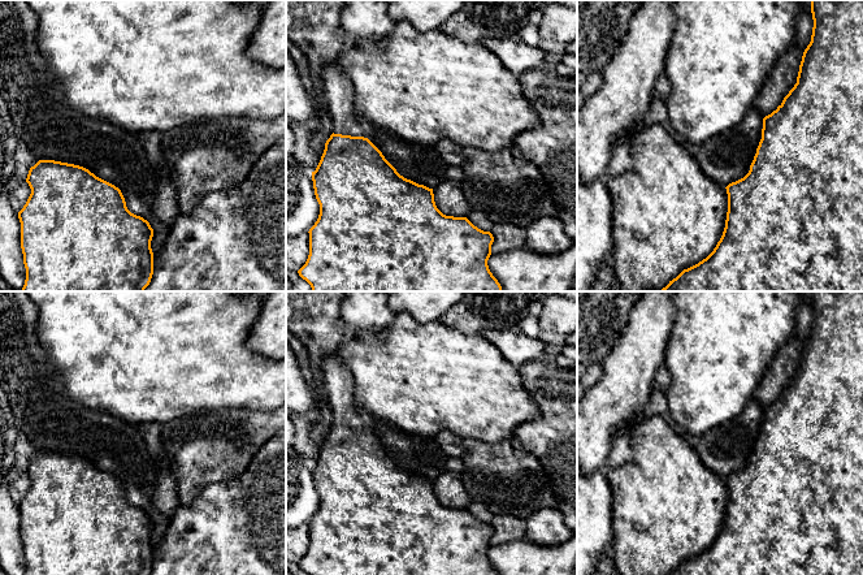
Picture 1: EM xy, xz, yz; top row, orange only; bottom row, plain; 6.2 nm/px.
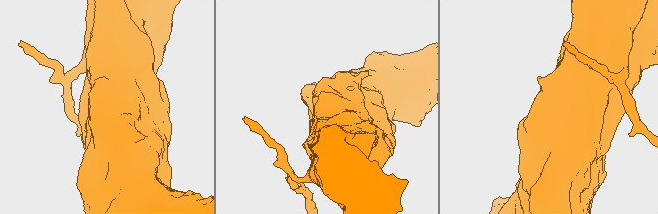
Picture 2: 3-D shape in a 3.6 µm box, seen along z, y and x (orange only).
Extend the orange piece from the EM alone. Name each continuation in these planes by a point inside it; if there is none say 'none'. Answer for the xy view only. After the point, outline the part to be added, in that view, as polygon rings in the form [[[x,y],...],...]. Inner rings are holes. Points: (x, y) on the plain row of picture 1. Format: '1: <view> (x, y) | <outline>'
none

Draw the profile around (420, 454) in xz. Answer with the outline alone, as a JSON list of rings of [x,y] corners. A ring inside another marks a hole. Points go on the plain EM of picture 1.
[[[374,423],[368,431],[404,470],[429,480],[435,480],[446,472],[448,457],[435,436],[409,435],[383,423]]]

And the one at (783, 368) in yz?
[[[795,332],[790,336],[789,342],[779,350],[755,390],[754,398],[763,408],[771,406],[781,397],[784,389],[797,375],[799,356],[802,353],[801,341]]]

